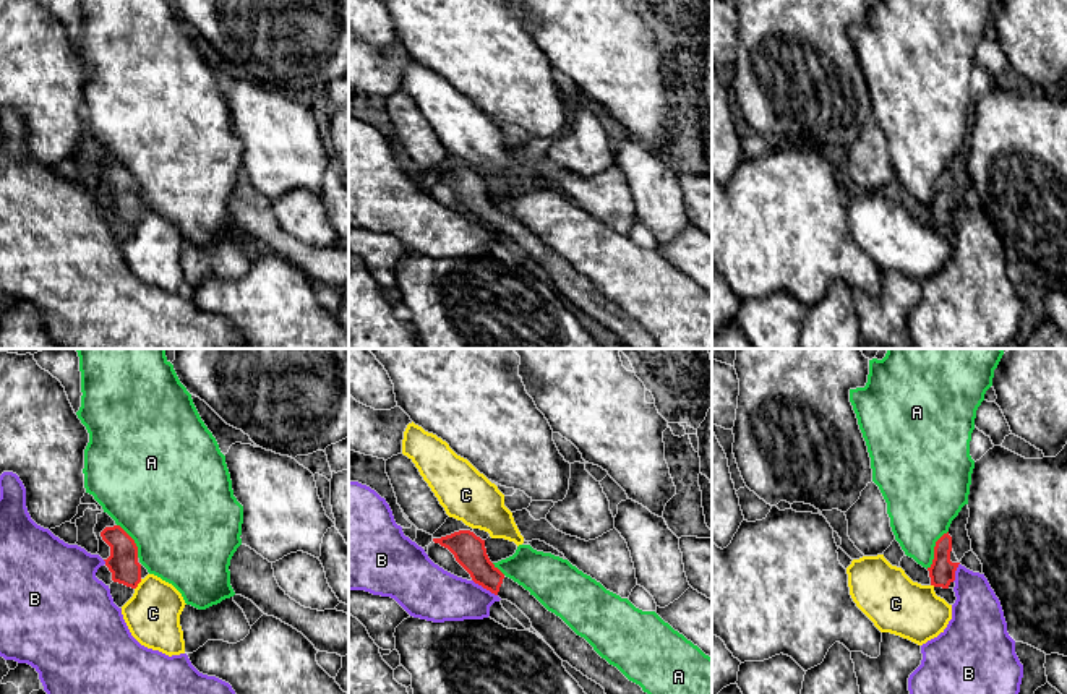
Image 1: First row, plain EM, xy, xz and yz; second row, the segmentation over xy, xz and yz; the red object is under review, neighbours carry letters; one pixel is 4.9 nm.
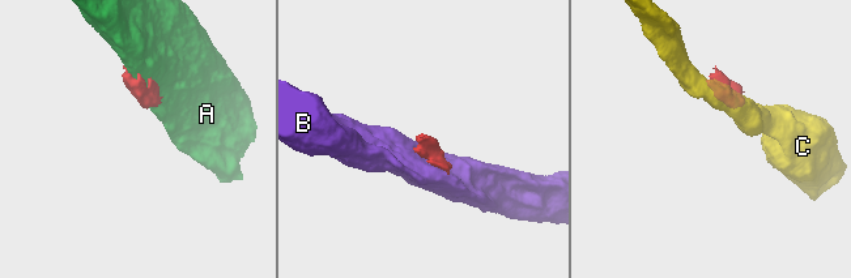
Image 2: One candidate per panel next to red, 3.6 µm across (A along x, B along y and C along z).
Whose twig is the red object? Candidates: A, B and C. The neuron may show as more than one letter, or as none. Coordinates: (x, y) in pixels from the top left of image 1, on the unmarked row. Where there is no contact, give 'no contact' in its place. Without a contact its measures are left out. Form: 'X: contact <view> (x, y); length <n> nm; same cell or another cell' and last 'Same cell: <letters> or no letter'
A: contact yz (934, 187); length 220 nm; another cell
B: contact xz (485, 224); length 150 nm; another cell
C: contact xy (138, 219); length 70 nm; another cell
Same cell: no letter

